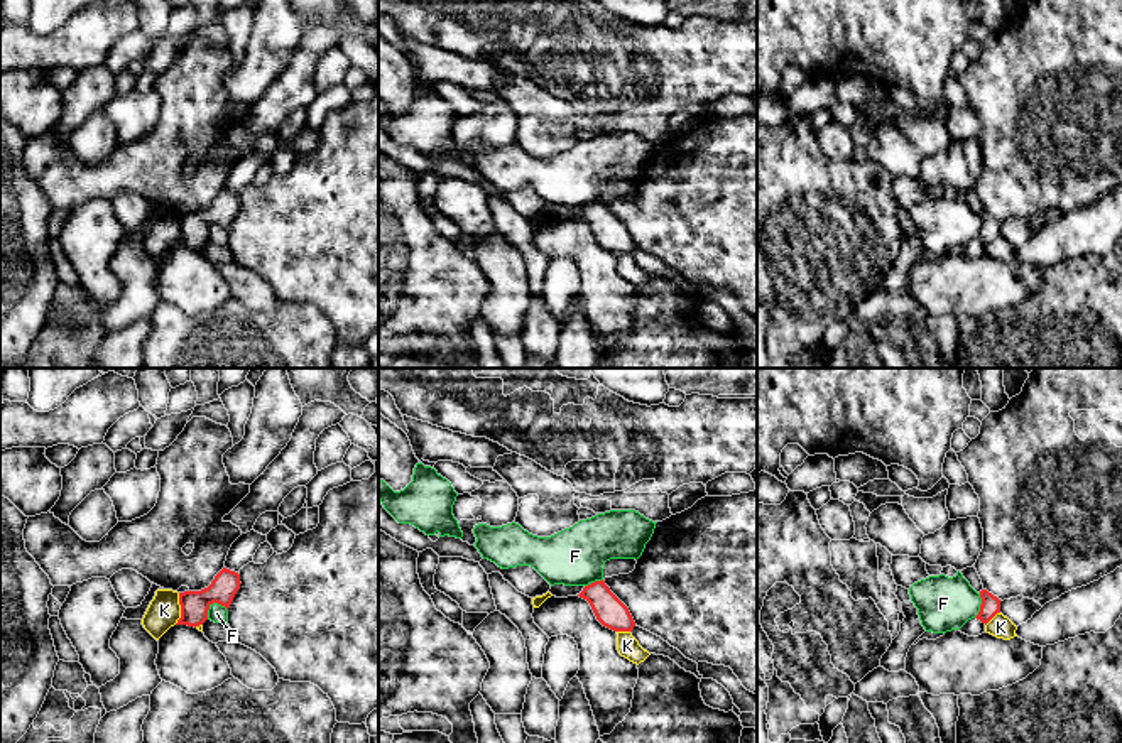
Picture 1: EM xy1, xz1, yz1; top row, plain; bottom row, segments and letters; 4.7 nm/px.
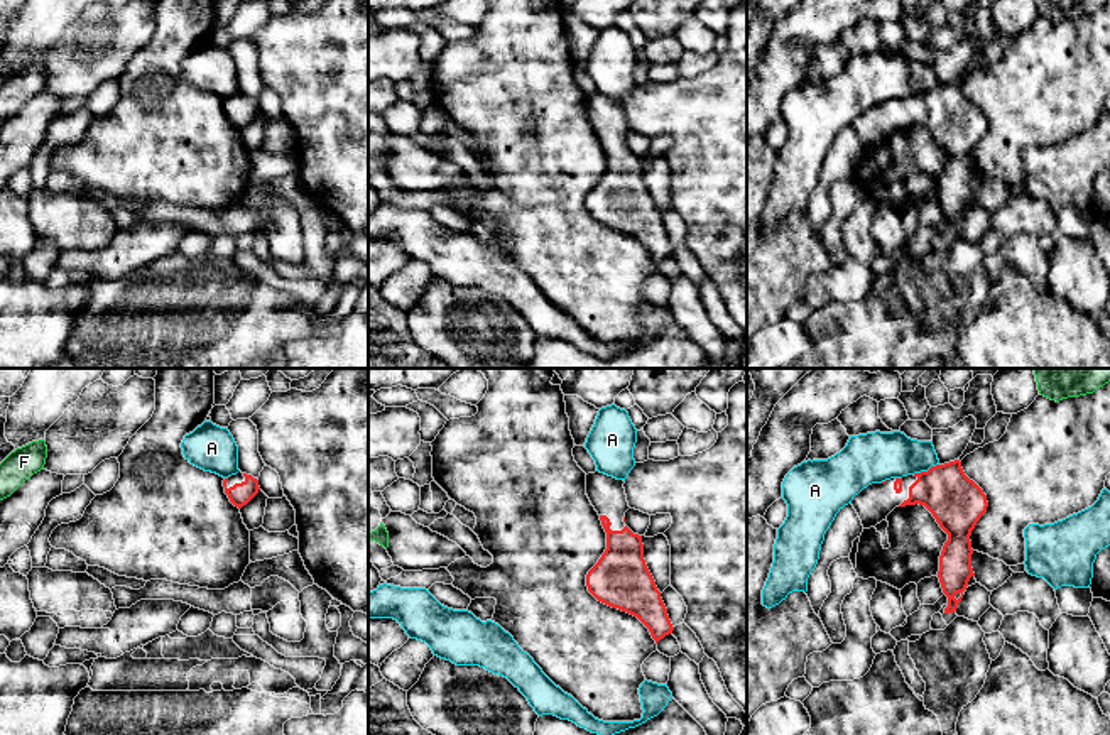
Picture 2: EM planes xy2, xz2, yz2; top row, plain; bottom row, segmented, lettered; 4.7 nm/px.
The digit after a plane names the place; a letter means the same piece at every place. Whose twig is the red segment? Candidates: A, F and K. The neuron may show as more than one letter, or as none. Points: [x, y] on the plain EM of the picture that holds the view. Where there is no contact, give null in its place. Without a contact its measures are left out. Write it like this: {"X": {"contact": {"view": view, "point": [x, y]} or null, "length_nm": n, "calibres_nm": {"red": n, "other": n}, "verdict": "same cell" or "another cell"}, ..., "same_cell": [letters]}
{"A": {"contact": {"view": "yz2", "point": [924, 93]}, "length_nm": 140, "calibres_nm": {"red": 260, "other": 240}, "verdict": "another cell"}, "F": {"contact": {"view": "xy1", "point": [212, 225]}, "length_nm": 120, "calibres_nm": {"red": 140, "other": 90}, "verdict": "another cell"}, "K": {"contact": {"view": "xy1", "point": [181, 230]}, "length_nm": 150, "calibres_nm": {"red": 140, "other": 160}, "verdict": "another cell"}, "same_cell": []}

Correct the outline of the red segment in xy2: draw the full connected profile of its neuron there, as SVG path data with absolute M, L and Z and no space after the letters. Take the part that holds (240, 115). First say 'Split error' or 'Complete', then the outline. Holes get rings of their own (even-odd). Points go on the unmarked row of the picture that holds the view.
Split error. M242 93L225 100L223 108L230 123L238 130L247 127L260 112L258 101Z

